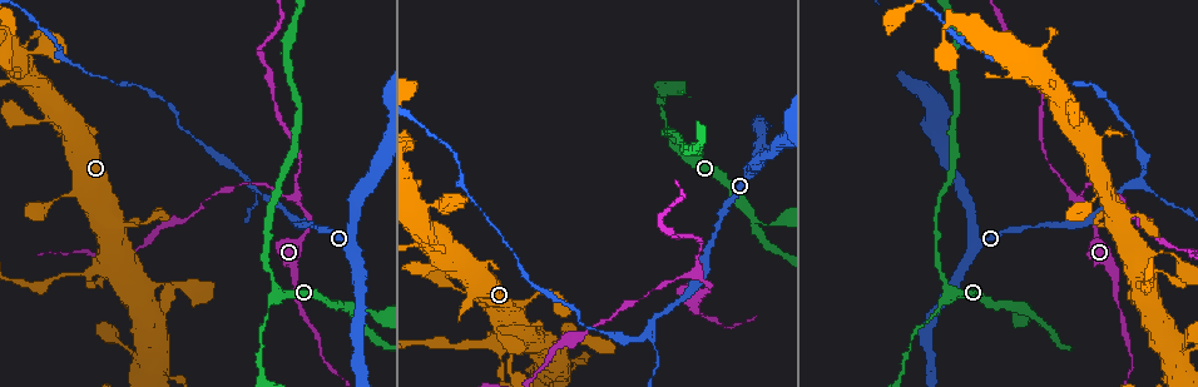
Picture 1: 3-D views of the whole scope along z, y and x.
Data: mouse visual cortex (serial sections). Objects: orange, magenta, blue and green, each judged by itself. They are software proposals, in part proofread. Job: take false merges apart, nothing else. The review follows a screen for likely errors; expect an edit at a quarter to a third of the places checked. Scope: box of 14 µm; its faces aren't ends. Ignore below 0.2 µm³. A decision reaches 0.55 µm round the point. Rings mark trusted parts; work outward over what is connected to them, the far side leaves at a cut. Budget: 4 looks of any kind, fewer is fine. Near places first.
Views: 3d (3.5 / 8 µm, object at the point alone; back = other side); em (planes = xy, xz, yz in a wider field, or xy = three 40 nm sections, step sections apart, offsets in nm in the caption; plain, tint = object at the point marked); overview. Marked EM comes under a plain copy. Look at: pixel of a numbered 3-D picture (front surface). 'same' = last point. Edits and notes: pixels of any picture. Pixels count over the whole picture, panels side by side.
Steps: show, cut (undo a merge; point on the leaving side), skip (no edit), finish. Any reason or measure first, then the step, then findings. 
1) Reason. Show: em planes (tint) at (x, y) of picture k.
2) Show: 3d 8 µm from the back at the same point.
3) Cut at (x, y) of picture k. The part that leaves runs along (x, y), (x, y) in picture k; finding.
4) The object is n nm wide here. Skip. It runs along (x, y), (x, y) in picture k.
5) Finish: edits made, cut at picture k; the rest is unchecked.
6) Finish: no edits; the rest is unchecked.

Thick turns thin. Show: 3d 3.5 µm at (938, 306) of picture 1.

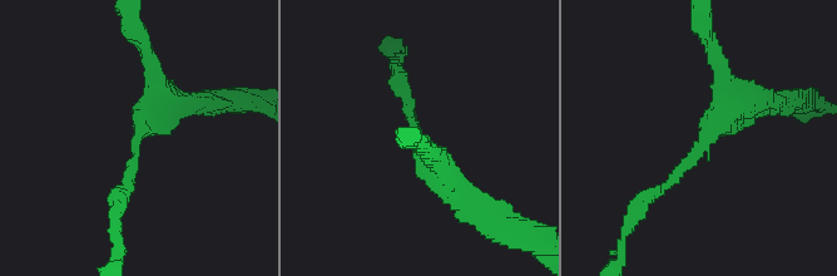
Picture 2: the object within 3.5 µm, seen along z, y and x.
Show: em xy step 1 (tint) at (136, 142) of picture 2.

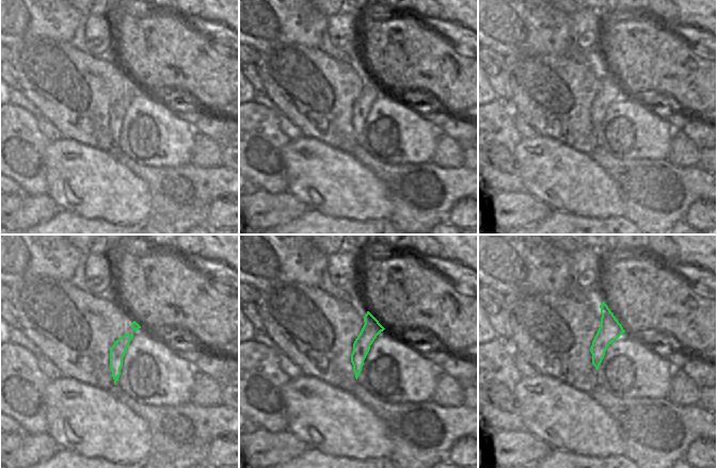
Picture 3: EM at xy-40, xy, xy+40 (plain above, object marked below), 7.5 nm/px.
Skip. It runs along (603, 306), (606, 335), (596, 364) in picture 3; all the same cell.

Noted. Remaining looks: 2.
Three arms meet. Show: 3d 3.5 µm at (295, 199) of picture 1.

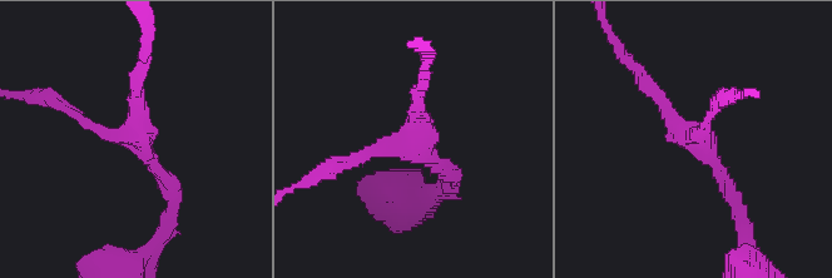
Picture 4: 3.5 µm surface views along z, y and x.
3 arms meet here; the arms are 150, 200, 200 nm wide; now the EM. Show: em xy step 1 (tint) at (415, 141) of picture 4.

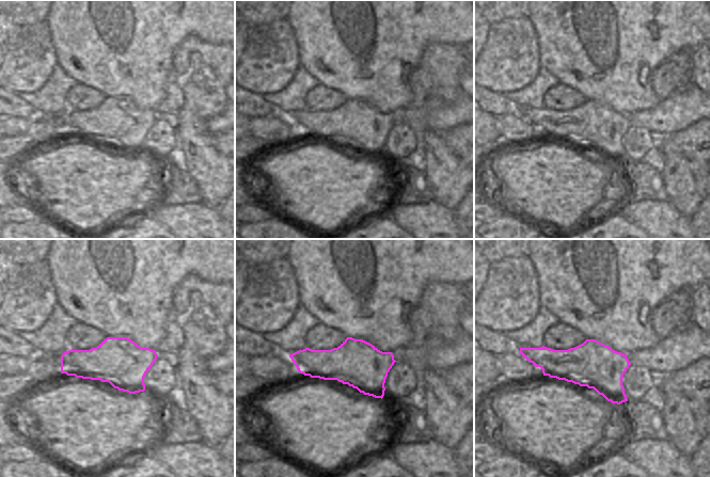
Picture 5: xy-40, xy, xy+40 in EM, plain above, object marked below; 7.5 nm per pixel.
Skip. It runs along (172, 199), (133, 134), (98, 130), (59, 104) in picture 4; continuous, no second cell.

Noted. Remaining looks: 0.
Finish: no edits; the rest is unchecked.

